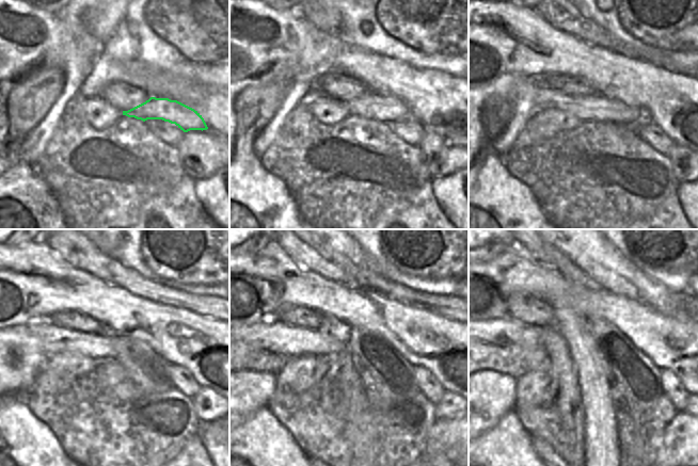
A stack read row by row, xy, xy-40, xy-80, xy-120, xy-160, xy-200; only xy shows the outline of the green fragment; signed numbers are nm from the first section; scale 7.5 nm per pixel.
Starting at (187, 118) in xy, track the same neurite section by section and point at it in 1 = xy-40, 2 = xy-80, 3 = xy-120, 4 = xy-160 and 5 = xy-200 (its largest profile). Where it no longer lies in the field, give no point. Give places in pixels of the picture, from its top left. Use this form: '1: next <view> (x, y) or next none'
1: next xy-40 (385, 109)
2: next xy-80 (597, 108)
3: next xy-120 (45, 338)
4: next xy-160 (271, 334)
5: next xy-200 (504, 331)

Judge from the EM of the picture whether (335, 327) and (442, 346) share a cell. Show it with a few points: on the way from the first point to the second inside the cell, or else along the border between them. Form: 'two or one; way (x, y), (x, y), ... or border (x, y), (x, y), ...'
two; border (330, 317), (343, 321), (349, 327)

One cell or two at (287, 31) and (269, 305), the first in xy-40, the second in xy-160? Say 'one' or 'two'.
one

